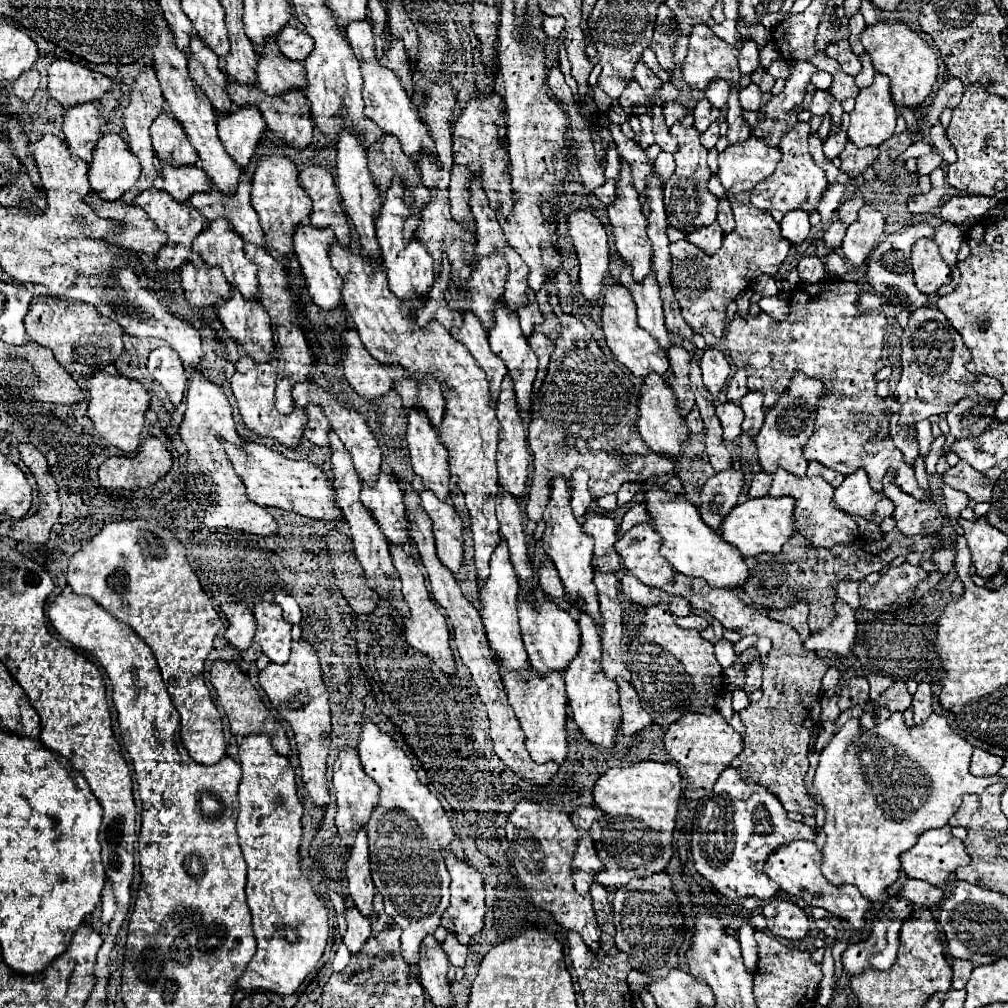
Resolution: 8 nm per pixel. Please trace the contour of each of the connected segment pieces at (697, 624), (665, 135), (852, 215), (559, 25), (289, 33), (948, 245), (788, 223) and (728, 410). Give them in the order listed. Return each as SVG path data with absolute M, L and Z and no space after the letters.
M695 614L685 616L685 618L675 618L675 622L677 622L677 626L681 626L681 628L693 628L693 630L699 630L699 632L709 626L709 622L707 622L705 618L695 616Z
M653 106L651 110L651 118L653 118L653 134L655 134L655 144L663 150L663 152L675 152L677 150L677 142L675 138L669 134L669 128L665 126L665 118L663 118L663 108L661 106Z
M859 196L845 200L845 202L839 206L839 210L837 210L839 220L849 226L849 224L857 218L857 212L859 212L859 208L861 208L863 204L865 204L865 202L863 202L863 198L859 198Z
M545 16L545 20L543 20L543 32L547 36L559 38L563 28L565 28L565 18L563 16Z
M285 26L285 30L277 34L277 46L289 60L305 60L313 50L313 38L293 26Z
M943 222L941 226L935 228L933 240L939 244L939 250L941 250L941 256L945 258L945 262L949 266L955 266L957 252L959 252L959 246L963 242L963 232L955 224Z
M793 210L789 214L785 214L783 222L781 222L781 236L785 240L789 240L791 244L801 244L807 236L809 236L809 216L801 210Z
M725 402L715 408L715 414L723 426L723 440L735 440L741 434L741 422L743 422L741 408L737 404Z

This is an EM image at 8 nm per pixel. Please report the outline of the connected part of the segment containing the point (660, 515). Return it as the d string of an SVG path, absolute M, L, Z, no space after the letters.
M653 484L653 488L645 496L645 506L653 518L653 526L663 536L661 554L671 562L677 572L691 578L703 578L711 588L741 590L747 584L749 570L741 552L735 546L723 542L723 538L701 520L697 508L691 502L681 496L669 496L657 484Z

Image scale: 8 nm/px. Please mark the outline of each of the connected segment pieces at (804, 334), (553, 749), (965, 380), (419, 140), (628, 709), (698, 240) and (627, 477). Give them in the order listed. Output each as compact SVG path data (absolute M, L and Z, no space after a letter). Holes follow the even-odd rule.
M825 280L817 286L813 284L801 284L793 290L789 306L791 314L785 322L773 320L769 314L759 312L757 316L748 315L746 318L736 317L727 328L727 350L737 368L747 368L747 388L757 390L765 396L765 410L771 410L777 404L777 398L789 390L789 382L795 372L803 372L809 378L821 380L825 384L825 398L817 406L815 416L815 430L809 442L803 446L805 458L811 462L819 462L831 470L837 470L843 476L849 476L863 468L871 480L871 488L875 492L883 490L883 476L887 474L887 468L895 468L895 484L919 498L919 500L931 500L933 494L929 490L923 490L917 480L913 468L905 462L901 450L895 448L891 436L889 436L889 418L885 412L883 400L877 396L875 386L875 372L883 368L883 338L889 328L889 320L883 314L877 312L861 312L857 306L859 298L859 286L855 282L845 280Z
M509 670L501 672L503 684L509 696L509 704L515 710L515 716L525 732L525 744L529 756L535 764L557 762L563 764L569 746L565 736L565 722L567 722L567 696L565 696L565 682L561 674L549 674L549 678L537 678L533 670L529 670L529 680L523 680L521 674L513 674Z
M919 308L911 312L909 324L903 328L901 336L901 380L895 388L895 400L899 402L899 424L913 426L923 418L933 414L949 412L959 400L981 396L991 404L999 404L1003 396L1003 388L997 380L989 380L977 384L977 376L973 376L965 364L971 360L969 348L963 344L961 334L953 330L945 314L937 308Z
M361 20L361 22L353 22L347 28L347 40L353 48L353 54L357 56L359 64L361 64L361 74L363 74L363 102L365 102L365 116L369 120L373 120L377 126L381 126L381 130L385 134L395 136L401 142L403 152L419 162L421 154L427 154L433 162L437 162L435 158L435 142L429 136L427 128L423 126L423 122L419 120L417 110L413 108L413 102L409 100L409 96L405 94L399 78L385 66L379 64L377 56L375 56L375 44L373 44L373 28L369 24L369 20Z
M617 678L615 682L617 682L619 694L621 694L621 702L619 702L619 704L621 704L621 708L623 708L621 732L623 732L625 736L631 736L631 734L635 734L635 732L647 728L649 724L653 724L653 722L651 722L651 716L641 708L641 702L639 702L639 696L637 696L635 688L633 688L629 682L621 680L621 678Z
M713 222L713 224L703 226L701 230L689 234L687 240L691 244L695 244L699 250L703 250L705 254L715 254L721 248L723 232L721 232L721 226L717 226L717 222Z
M555 286L547 290L549 304L563 332L555 340L547 376L533 400L533 420L527 434L535 458L535 472L527 496L527 516L533 522L543 518L543 510L551 498L551 480L555 476L567 478L571 490L573 486L569 480L573 470L585 468L589 472L589 492L601 498L605 494L617 494L625 482L657 482L675 468L671 458L649 450L649 446L641 442L635 430L637 394L629 376L617 362L601 352L581 320L563 314L557 294L559 290ZM621 458L625 458L627 464L621 464Z

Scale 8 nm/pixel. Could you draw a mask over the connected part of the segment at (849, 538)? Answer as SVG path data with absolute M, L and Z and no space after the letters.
M777 470L773 474L773 486L769 490L769 496L779 498L779 496L791 496L795 500L795 510L793 510L793 524L797 532L809 540L813 548L833 548L837 544L849 544L859 538L857 524L851 516L845 512L839 512L833 508L833 488L823 480L823 478L797 478L789 474L787 470Z

